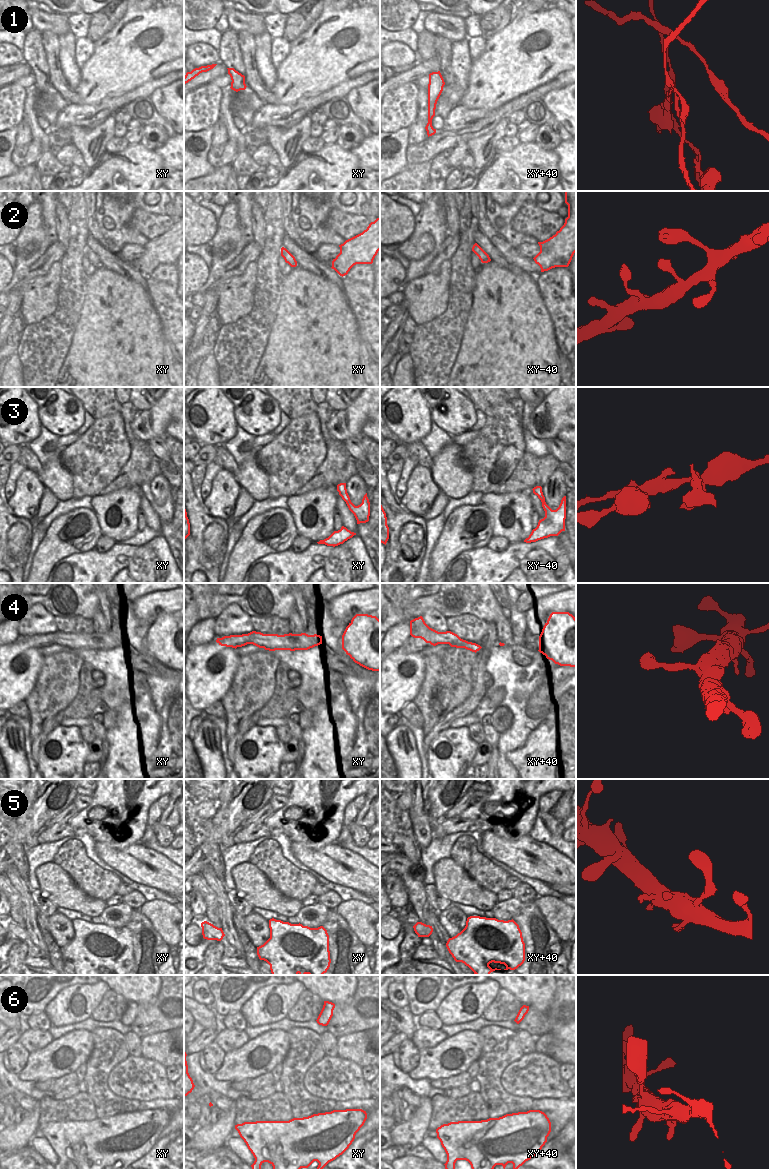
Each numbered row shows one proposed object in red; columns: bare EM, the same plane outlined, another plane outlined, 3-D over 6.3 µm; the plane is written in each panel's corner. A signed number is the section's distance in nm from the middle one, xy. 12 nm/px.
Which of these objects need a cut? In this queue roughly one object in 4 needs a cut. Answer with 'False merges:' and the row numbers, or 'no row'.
False merges: 1

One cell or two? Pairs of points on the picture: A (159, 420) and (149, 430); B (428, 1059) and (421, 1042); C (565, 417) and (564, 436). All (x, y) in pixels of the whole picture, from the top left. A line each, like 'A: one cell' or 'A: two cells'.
A: one cell
B: two cells
C: two cells

